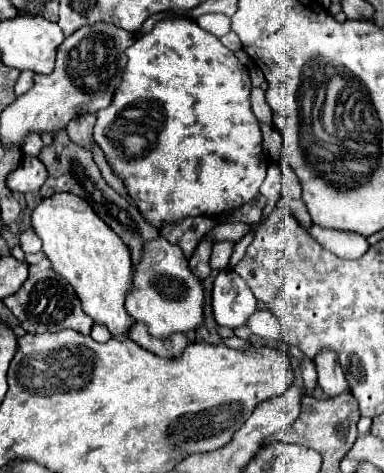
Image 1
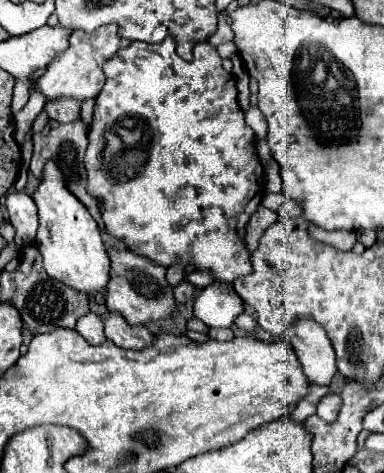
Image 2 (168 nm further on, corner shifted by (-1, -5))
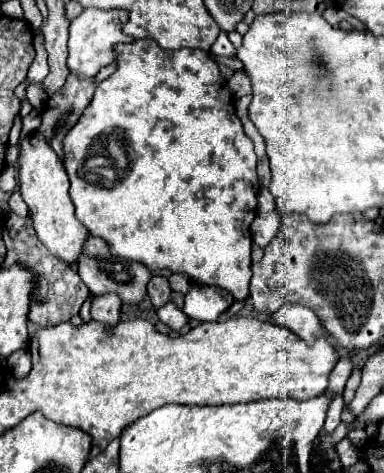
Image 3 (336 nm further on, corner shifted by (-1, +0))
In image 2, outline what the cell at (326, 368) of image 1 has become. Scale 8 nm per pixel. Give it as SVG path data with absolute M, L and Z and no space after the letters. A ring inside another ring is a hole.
M300 318L300 322L292 322L288 328L288 338L308 380L312 384L328 386L336 374L336 358L324 328L318 322L312 322L312 318Z

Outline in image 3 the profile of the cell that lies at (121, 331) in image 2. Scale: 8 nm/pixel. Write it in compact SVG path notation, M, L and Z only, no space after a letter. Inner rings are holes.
M108 293L104 297L94 297L92 301L94 321L114 327L120 323L120 313L122 313L122 303L120 303L120 297L116 297L114 293Z

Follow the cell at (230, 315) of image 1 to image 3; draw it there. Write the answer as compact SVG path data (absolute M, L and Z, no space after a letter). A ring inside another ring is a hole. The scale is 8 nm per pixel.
M194 283L186 293L182 311L196 321L216 321L232 305L232 301L234 297L220 287Z

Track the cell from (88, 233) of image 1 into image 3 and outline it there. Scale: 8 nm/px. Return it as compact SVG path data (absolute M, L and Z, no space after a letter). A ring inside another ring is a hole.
M34 131L30 137L26 137L22 141L18 181L20 181L22 199L26 201L26 205L30 209L30 219L32 219L38 239L62 263L76 265L84 253L90 231L84 225L80 225L80 221L76 221L74 205L72 205L70 193L68 193L70 179L66 175L66 169L64 169L60 157L54 153L54 149L48 145L48 141L44 141L44 137L40 137L38 131Z

